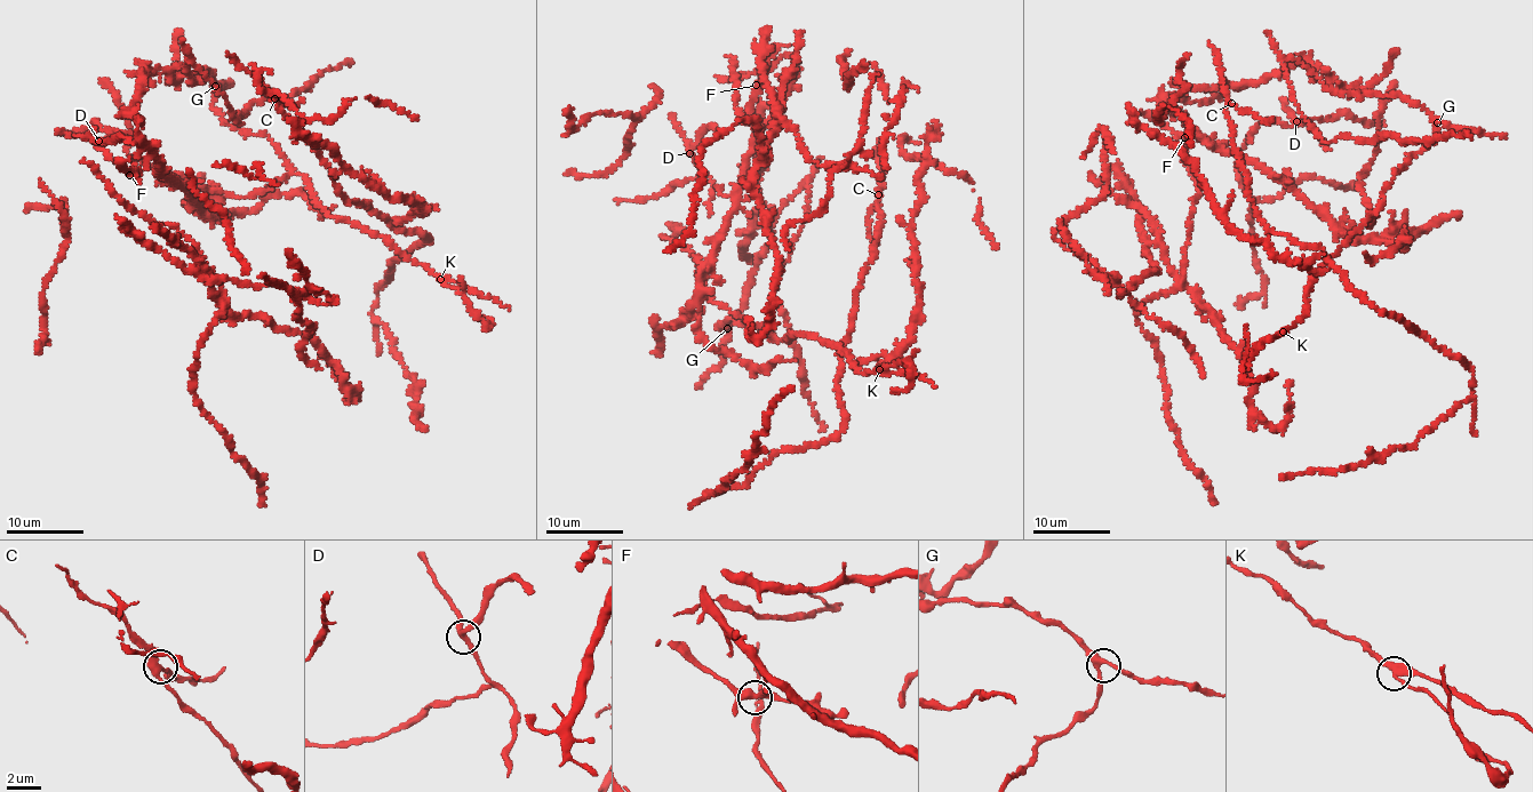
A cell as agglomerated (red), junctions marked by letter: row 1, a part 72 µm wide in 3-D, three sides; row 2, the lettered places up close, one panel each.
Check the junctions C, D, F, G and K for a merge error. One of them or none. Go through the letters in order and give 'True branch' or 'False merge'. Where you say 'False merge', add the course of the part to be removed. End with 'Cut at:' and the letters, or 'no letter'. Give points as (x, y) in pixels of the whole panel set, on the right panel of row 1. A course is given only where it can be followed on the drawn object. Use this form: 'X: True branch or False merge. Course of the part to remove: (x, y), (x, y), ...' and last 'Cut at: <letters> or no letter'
C: True branch
D: True branch
F: True branch
G: True branch
K: False merge. Course of the part to remove: (1284, 332), (1254, 345), (1242, 372), (1246, 380), (1275, 373)
Cut at: K

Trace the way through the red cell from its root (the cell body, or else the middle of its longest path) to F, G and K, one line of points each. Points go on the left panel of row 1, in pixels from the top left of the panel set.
F: (141, 79), (138, 101), (127, 110), (141, 121), (138, 130), (151, 152), (145, 168), (129, 175)
G: (141, 79), (146, 71), (159, 68), (174, 79), (191, 76), (194, 82), (206, 70), (214, 71), (215, 86)
K: (141, 79), (159, 68), (194, 82), (213, 72), (225, 124), (268, 136), (329, 215), (382, 236), (440, 279)

